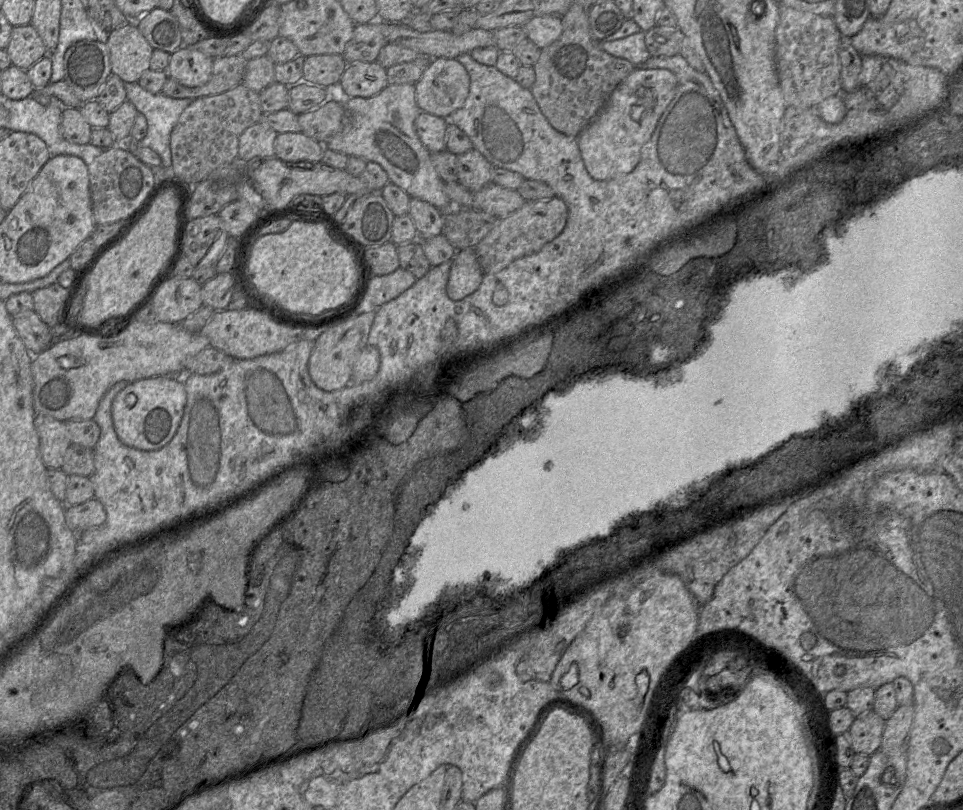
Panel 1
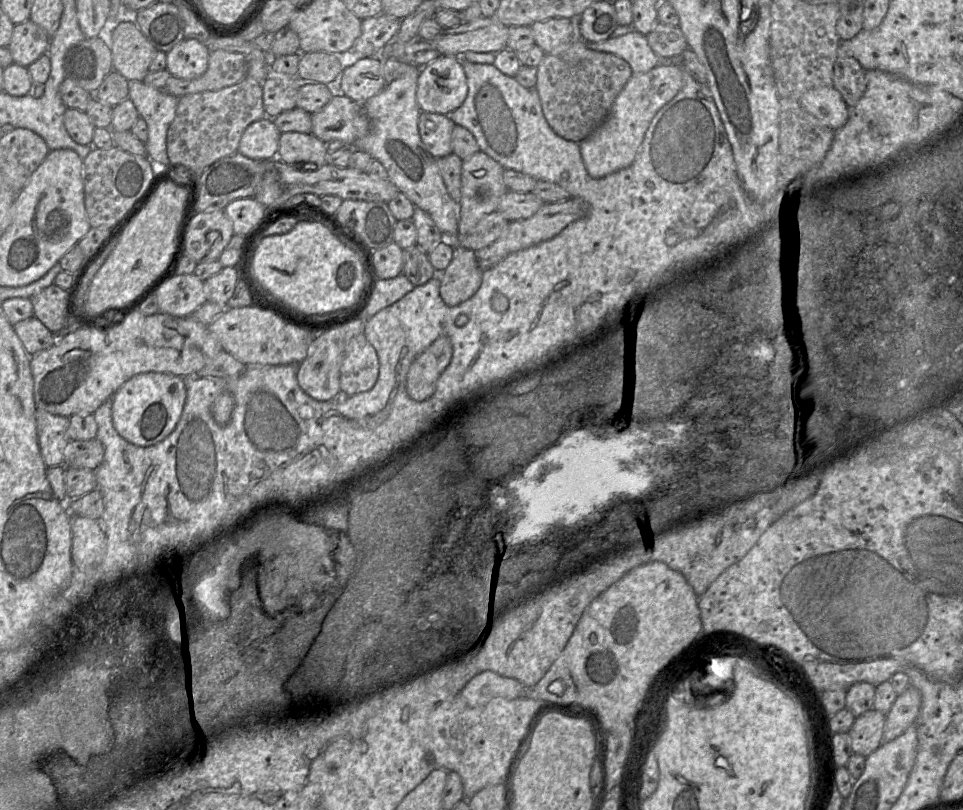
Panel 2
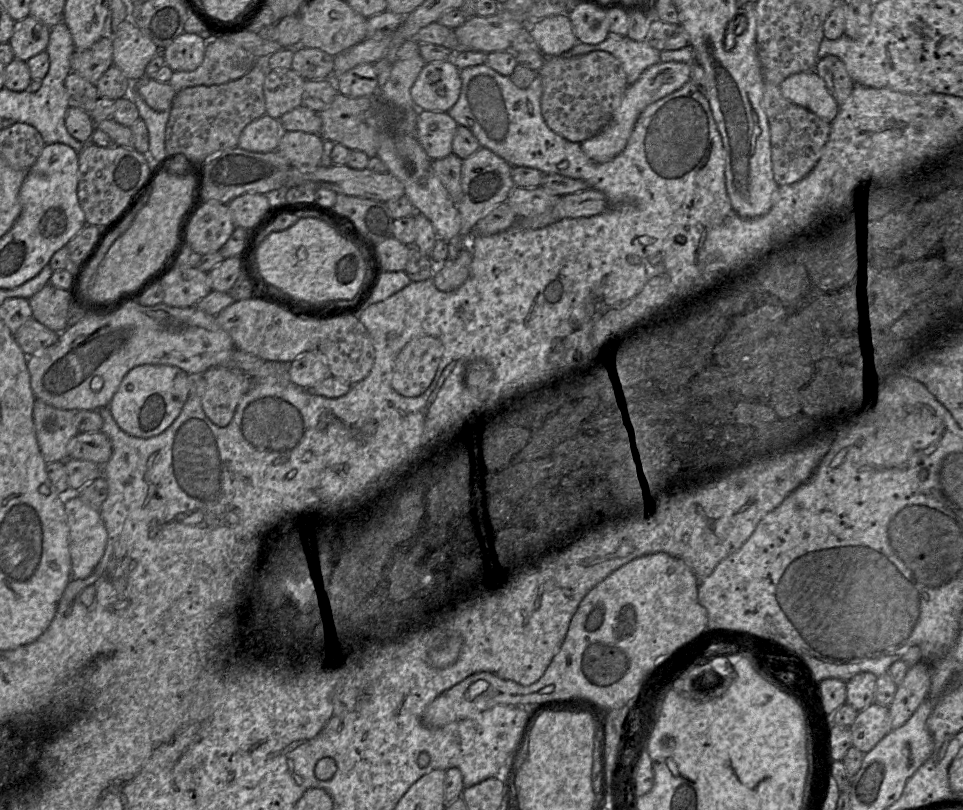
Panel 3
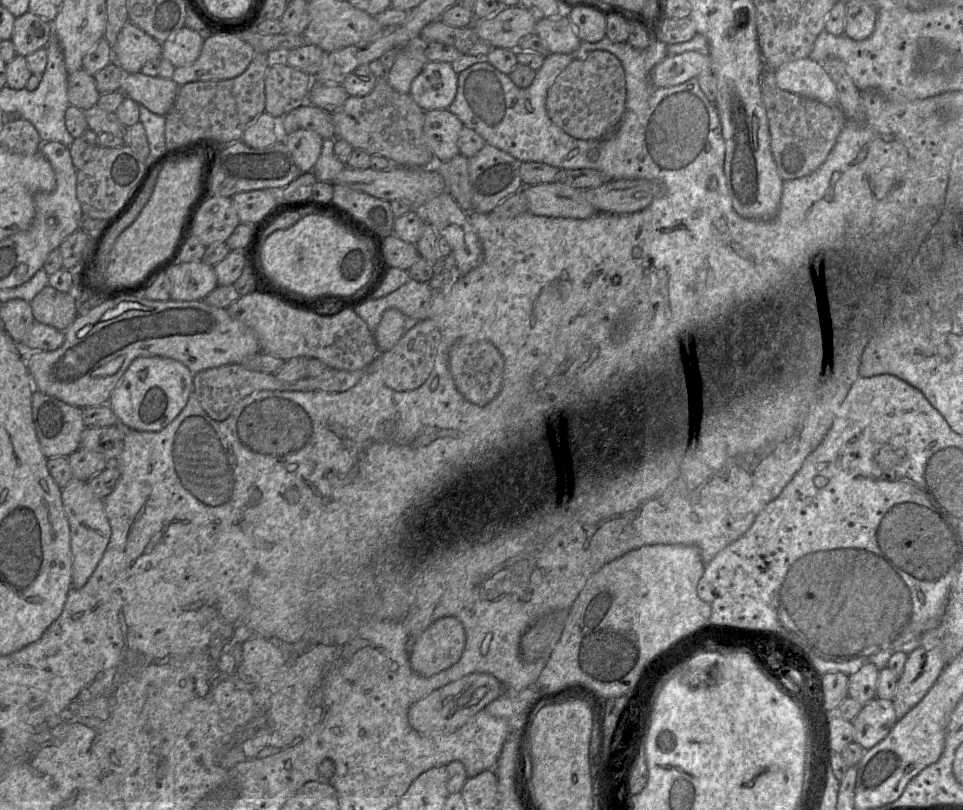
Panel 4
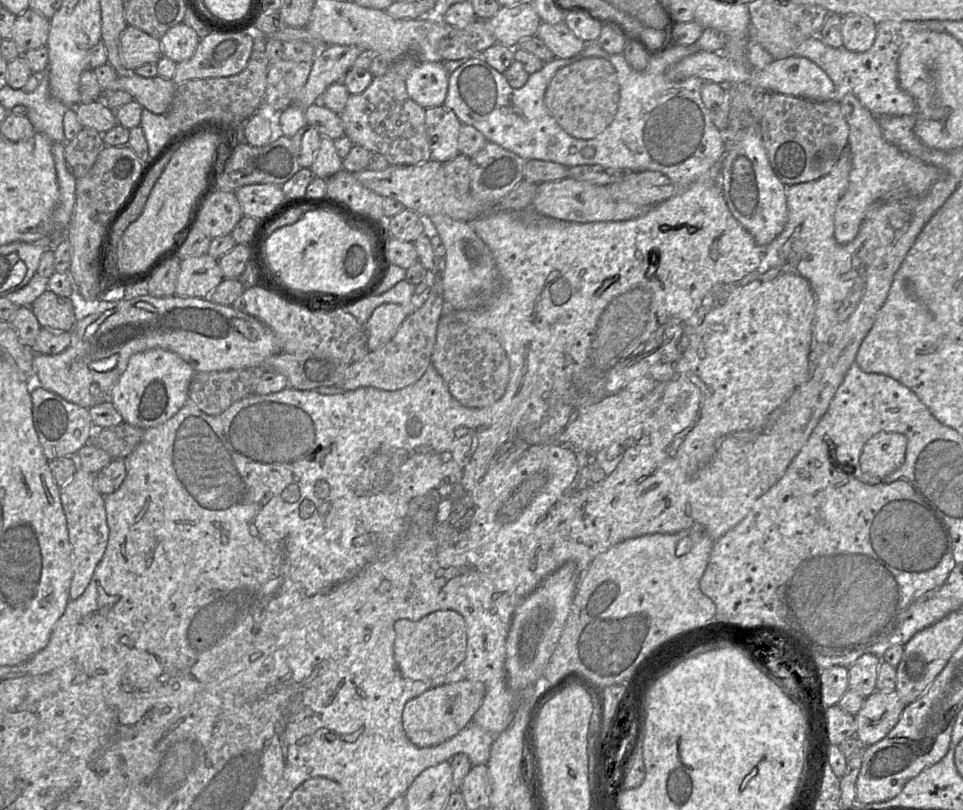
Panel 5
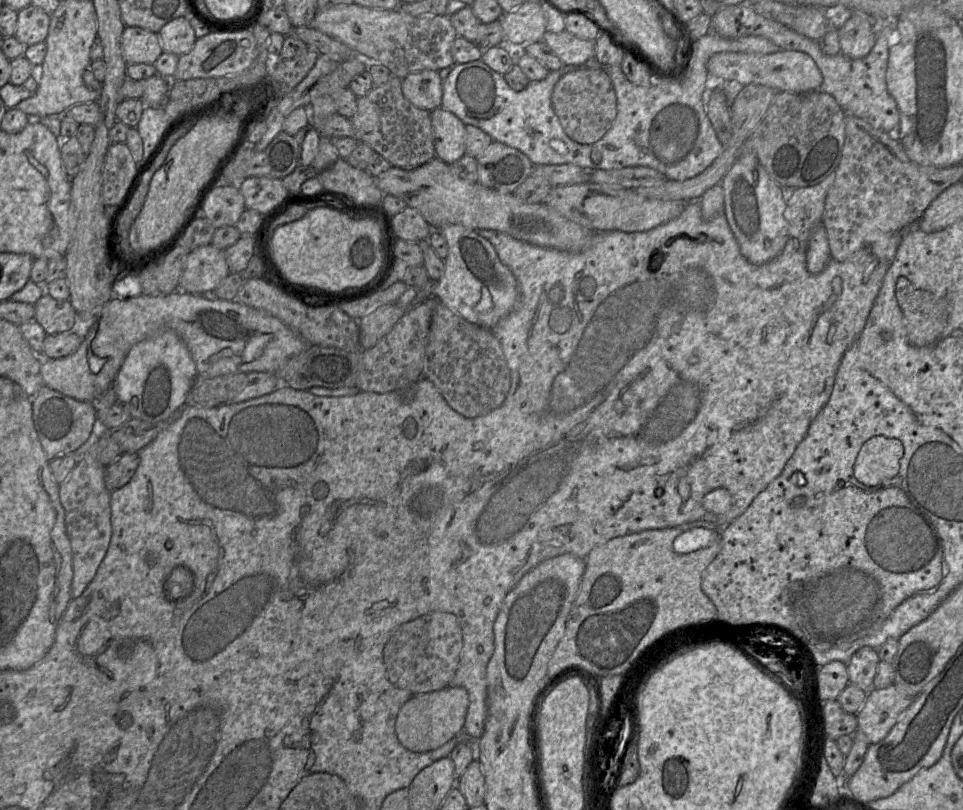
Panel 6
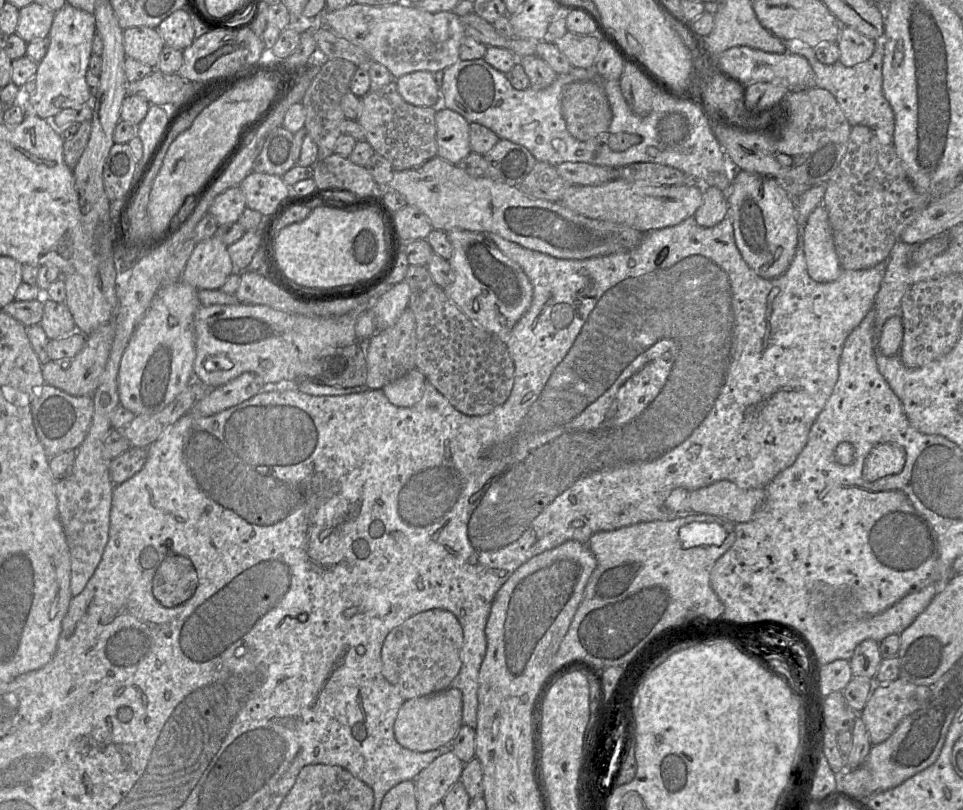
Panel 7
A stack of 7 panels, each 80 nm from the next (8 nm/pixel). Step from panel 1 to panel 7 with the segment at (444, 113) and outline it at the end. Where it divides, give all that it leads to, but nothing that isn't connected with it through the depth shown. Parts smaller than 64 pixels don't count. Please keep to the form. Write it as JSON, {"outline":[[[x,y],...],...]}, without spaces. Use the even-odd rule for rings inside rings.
{"outline":[[[416,71],[394,80],[399,94],[409,104],[423,107],[438,107],[440,105],[439,90],[434,73]]]}

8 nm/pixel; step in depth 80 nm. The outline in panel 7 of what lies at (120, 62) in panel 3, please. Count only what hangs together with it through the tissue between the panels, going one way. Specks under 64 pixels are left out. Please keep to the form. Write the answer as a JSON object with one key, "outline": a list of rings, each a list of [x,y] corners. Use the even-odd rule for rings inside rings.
{"outline":[[[136,26],[123,32],[123,45],[126,57],[130,57],[156,69],[160,54],[165,47],[156,28]]]}

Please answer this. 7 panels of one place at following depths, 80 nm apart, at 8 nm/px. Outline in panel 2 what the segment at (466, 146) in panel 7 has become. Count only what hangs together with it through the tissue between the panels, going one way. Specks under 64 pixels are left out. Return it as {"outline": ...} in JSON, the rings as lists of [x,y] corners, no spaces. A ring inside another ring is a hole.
{"outline":[[[421,111],[418,120],[420,138],[433,158],[453,153],[451,140],[455,125],[448,115]]]}

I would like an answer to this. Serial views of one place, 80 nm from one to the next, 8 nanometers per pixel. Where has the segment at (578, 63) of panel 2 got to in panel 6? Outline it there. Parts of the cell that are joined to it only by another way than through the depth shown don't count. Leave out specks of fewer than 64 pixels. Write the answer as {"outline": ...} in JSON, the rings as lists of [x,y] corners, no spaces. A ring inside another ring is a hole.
{"outline":[[[581,69],[563,75],[551,95],[553,110],[566,135],[580,144],[593,144],[612,127],[617,115],[616,94],[603,69]]]}

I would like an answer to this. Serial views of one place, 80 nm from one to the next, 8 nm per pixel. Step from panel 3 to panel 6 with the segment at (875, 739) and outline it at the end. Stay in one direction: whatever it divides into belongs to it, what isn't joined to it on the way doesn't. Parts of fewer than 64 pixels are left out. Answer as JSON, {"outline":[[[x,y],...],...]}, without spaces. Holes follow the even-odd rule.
{"outline":[[[895,684],[883,689],[871,688],[856,714],[858,730],[865,735],[870,744],[880,742],[915,698],[897,688]]]}

